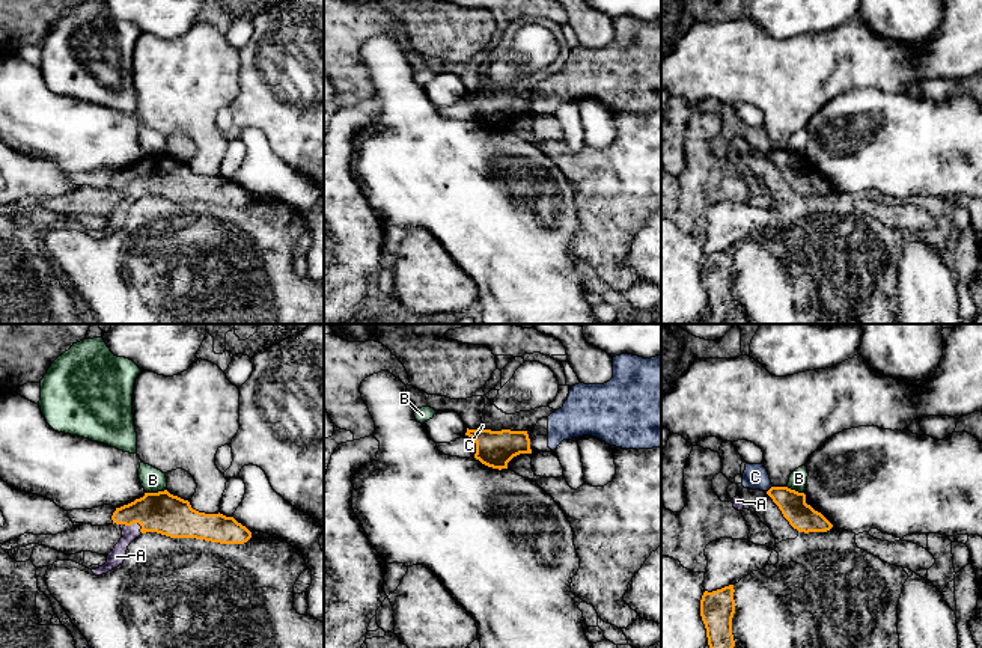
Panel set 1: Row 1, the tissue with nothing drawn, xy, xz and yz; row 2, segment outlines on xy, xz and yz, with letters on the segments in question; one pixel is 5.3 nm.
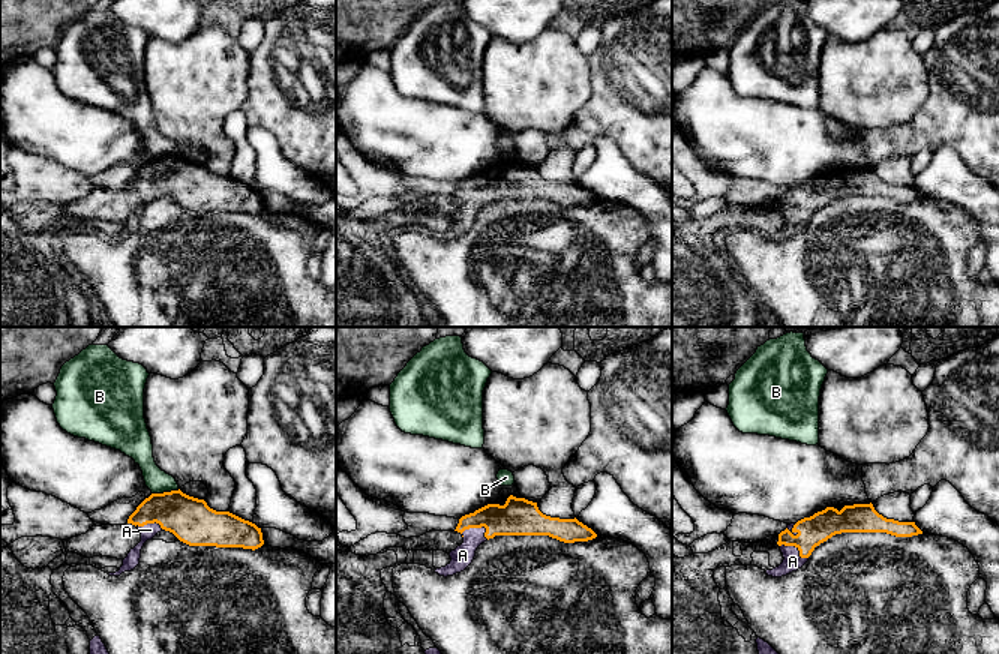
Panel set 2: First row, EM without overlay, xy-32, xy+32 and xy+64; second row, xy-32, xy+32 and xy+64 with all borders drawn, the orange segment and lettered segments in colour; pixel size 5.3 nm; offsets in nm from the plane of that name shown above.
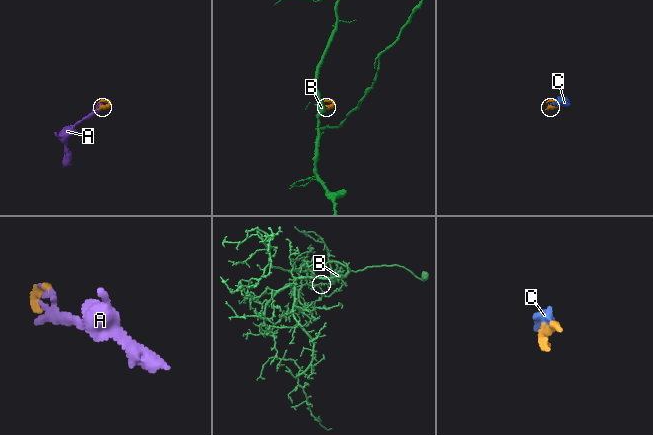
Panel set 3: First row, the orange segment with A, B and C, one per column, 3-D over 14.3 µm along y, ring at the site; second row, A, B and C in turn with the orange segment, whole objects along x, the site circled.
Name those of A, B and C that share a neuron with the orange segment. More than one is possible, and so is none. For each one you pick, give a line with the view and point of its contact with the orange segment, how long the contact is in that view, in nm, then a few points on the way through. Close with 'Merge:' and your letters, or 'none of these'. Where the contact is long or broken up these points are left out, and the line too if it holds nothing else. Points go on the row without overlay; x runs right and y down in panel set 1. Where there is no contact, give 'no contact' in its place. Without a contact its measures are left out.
A: xy (134, 184) | 130 nm
Merge: A

